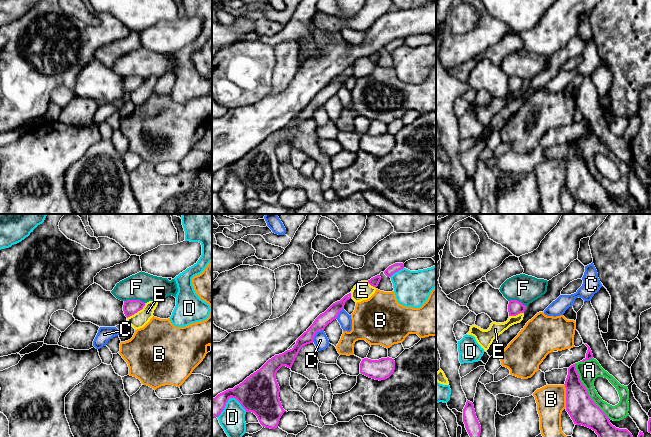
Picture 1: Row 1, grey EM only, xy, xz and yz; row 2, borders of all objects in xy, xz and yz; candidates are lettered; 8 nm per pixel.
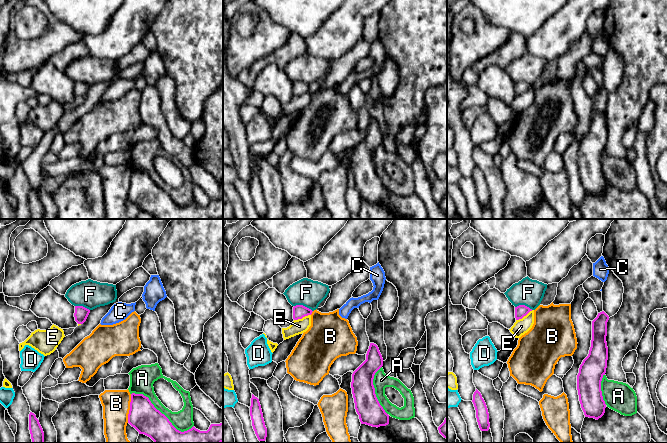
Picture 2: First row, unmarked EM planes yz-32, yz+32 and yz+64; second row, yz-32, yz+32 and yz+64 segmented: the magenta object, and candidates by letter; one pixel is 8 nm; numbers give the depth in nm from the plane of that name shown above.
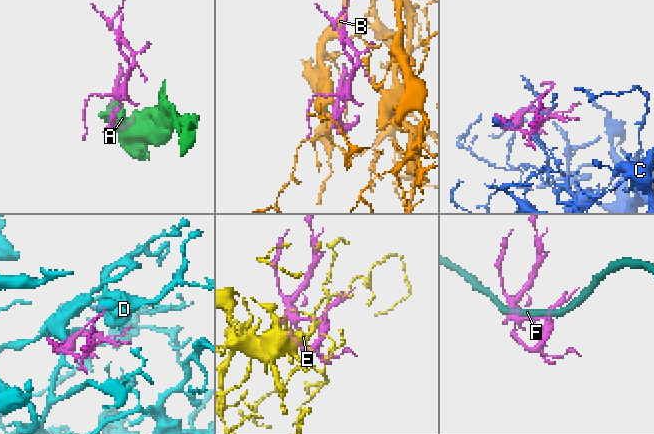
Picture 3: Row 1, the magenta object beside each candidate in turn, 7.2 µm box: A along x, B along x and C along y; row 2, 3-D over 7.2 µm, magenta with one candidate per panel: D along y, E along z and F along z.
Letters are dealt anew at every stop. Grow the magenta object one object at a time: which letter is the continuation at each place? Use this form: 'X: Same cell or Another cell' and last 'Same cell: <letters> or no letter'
A: Another cell
B: Another cell
C: Another cell
D: Another cell
E: Another cell
F: Another cell
Same cell: no letter

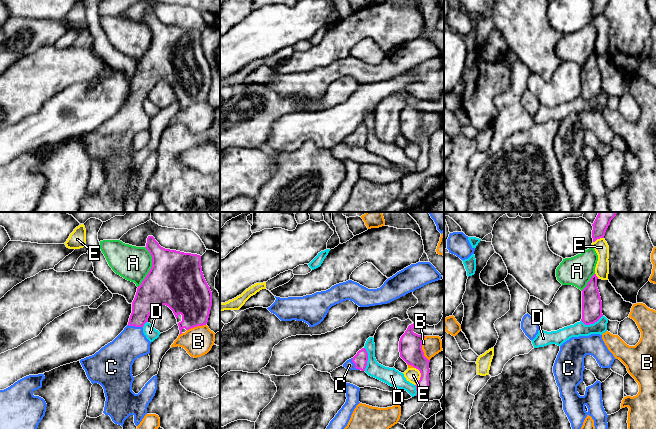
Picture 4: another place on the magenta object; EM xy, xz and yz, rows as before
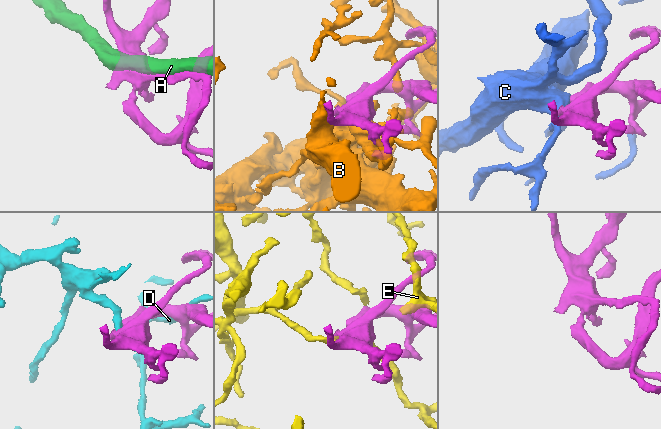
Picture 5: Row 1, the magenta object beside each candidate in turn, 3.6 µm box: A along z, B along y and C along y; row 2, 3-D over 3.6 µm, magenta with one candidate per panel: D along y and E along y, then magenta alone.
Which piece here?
A: Another cell
B: Another cell
C: Same cell
D: Another cell
E: Another cell
Same cell: C

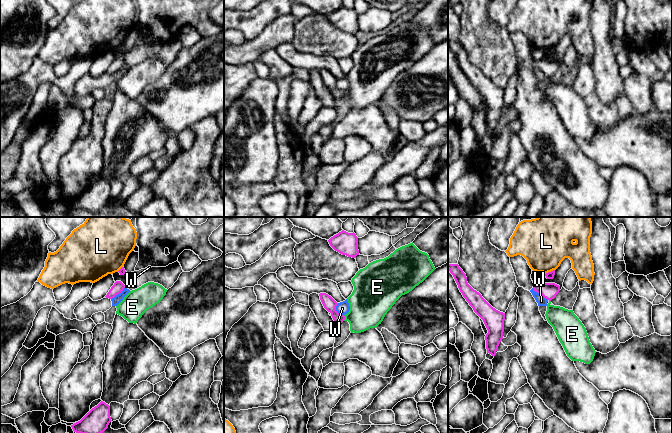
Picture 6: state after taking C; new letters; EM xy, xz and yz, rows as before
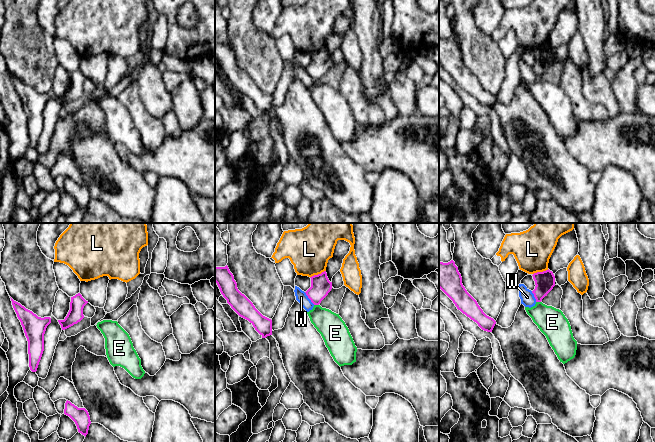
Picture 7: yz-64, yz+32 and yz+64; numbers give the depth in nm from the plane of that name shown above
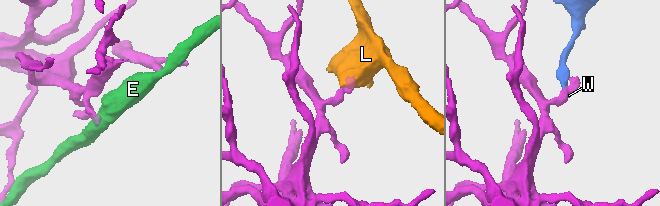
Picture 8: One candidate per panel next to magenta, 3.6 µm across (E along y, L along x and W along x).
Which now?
E: Another cell
L: Another cell
W: Another cell
Same cell: no letter

